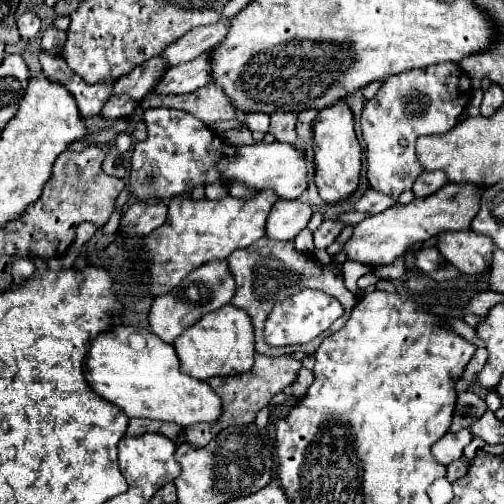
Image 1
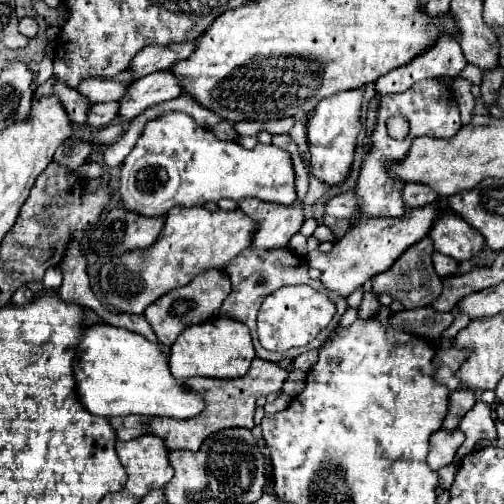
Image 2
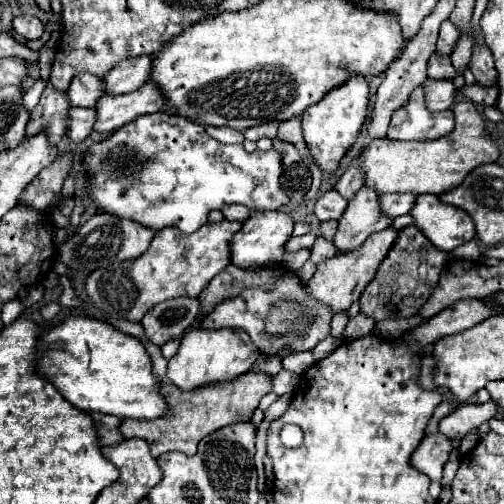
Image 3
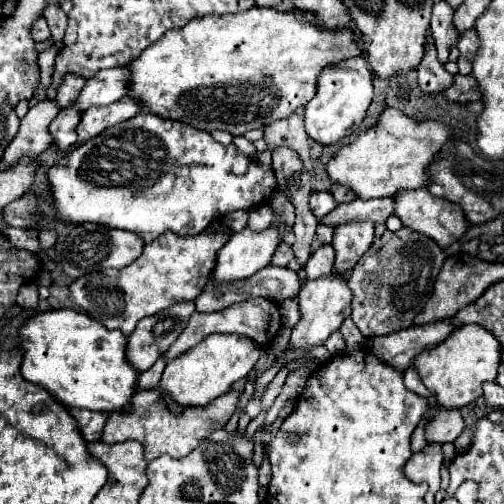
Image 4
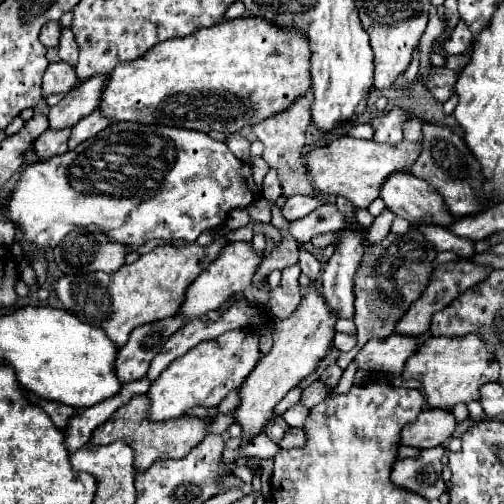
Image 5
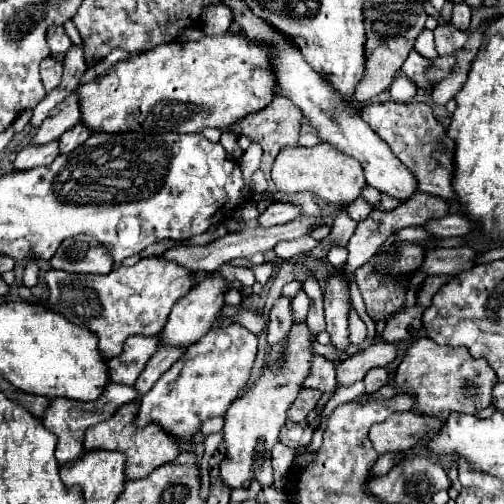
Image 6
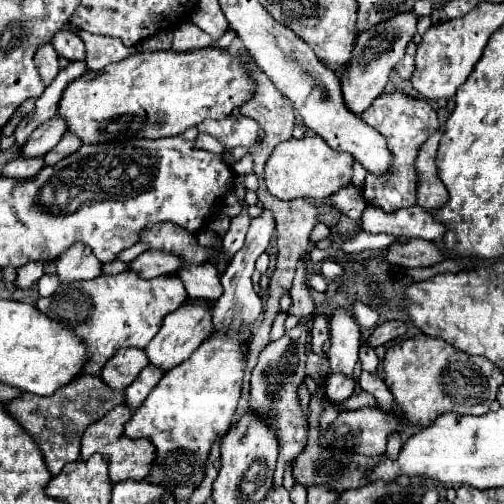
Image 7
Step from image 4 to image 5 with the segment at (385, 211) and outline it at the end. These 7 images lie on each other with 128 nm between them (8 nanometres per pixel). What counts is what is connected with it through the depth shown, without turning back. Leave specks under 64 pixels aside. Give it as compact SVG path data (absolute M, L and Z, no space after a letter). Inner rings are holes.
M322 204L312 214L290 222L288 230L298 244L310 242L314 236L324 232L338 232L344 228L344 216L338 212L336 204Z

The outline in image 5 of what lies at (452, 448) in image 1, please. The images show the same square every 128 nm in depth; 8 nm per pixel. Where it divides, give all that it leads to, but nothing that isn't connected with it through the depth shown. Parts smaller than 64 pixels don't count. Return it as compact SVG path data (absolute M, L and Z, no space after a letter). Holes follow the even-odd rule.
M436 446L430 450L422 450L420 454L424 456L396 460L390 472L390 480L394 486L420 494L426 500L440 498L446 492L446 484L442 478L444 448Z

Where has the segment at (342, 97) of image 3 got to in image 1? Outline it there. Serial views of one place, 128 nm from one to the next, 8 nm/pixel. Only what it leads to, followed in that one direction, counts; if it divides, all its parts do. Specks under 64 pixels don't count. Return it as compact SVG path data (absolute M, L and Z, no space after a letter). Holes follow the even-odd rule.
M338 100L336 104L320 110L314 122L314 164L316 164L316 186L320 198L328 204L336 204L346 200L356 188L362 168L362 150L354 132L354 114L346 100Z

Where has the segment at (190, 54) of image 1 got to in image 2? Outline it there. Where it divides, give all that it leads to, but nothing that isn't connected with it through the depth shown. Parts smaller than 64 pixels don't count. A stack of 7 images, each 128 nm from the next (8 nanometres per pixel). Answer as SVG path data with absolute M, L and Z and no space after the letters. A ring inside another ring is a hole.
M194 42L168 44L164 48L148 46L132 58L132 64L128 66L128 72L134 80L138 80L138 78L144 78L144 76L148 76L156 70L168 70L176 60L188 58L192 50L194 50Z

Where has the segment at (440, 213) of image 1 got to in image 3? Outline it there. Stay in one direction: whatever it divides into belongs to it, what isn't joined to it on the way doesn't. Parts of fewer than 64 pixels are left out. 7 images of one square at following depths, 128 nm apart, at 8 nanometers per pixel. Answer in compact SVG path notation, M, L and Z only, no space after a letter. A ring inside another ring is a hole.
M386 228L382 232L372 234L358 250L348 252L348 254L336 254L336 258L322 262L316 274L312 276L312 280L306 284L308 294L320 304L326 304L332 314L346 312L352 306L352 302L360 298L364 284L368 284L368 280L372 278L372 272L376 272L376 264L380 264L380 260L384 258L384 252L388 252L394 238L396 238L396 230Z

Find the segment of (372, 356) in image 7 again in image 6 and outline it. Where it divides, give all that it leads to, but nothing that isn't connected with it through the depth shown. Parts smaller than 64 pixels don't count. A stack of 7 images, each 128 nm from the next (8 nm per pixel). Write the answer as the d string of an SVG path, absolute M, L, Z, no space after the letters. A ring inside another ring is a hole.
M350 306L348 318L350 318L350 340L352 340L352 344L362 344L366 340L366 324L362 322L362 318L354 310L354 306ZM372 368L368 374L366 374L366 392L376 392L378 388L382 388L384 384L388 382L388 372L386 368Z

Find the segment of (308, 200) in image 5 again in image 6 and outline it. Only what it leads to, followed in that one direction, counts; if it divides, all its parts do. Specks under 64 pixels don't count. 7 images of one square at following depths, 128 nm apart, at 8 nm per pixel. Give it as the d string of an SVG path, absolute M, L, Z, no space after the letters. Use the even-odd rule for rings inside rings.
M272 202L260 216L258 216L258 226L260 228L270 228L278 224L286 224L298 216L298 210L294 204L280 204Z

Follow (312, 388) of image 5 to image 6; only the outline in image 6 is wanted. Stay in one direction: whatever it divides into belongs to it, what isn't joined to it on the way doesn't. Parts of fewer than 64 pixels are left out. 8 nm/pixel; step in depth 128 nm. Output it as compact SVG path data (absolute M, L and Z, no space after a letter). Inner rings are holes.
M302 386L298 392L298 398L292 402L292 406L288 410L288 420L294 420L294 422L306 420L308 414L316 408L320 396L322 396L320 390L312 390L312 388Z

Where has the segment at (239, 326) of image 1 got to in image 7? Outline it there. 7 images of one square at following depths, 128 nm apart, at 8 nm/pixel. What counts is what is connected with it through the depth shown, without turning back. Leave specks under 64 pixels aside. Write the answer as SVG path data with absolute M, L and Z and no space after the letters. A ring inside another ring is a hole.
M202 264L196 268L182 268L178 276L184 282L184 288L190 298L208 298L208 300L220 298L222 284L212 264ZM240 336L240 340L216 338L218 340L206 340L184 364L180 364L180 368L168 372L124 426L128 438L148 438L154 444L156 454L148 482L162 484L176 502L188 500L204 480L212 444L222 440L230 430L242 392L246 362L242 354L244 336Z

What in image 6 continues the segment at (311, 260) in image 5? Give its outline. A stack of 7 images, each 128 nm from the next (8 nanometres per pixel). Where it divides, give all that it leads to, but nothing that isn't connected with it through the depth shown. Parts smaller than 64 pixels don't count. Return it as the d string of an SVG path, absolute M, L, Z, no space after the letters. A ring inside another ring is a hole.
M308 276L304 280L304 290L306 290L308 298L310 298L310 312L308 312L306 324L308 324L310 332L314 336L318 336L320 332L326 330L326 322L324 322L324 296L322 296L322 290L320 290L318 282L312 276Z

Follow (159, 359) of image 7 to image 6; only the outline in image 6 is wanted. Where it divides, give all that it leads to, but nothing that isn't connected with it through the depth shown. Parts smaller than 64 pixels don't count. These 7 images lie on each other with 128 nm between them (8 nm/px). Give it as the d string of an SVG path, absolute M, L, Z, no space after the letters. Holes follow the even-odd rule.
M210 274L210 278L206 278L204 282L200 282L198 286L194 286L184 298L180 298L172 312L170 318L164 326L164 330L160 332L160 342L158 346L168 346L168 348L190 348L192 344L196 344L202 336L206 336L212 330L212 324L216 320L216 314L220 312L220 308L224 306L224 292L230 286L218 276L218 274Z

